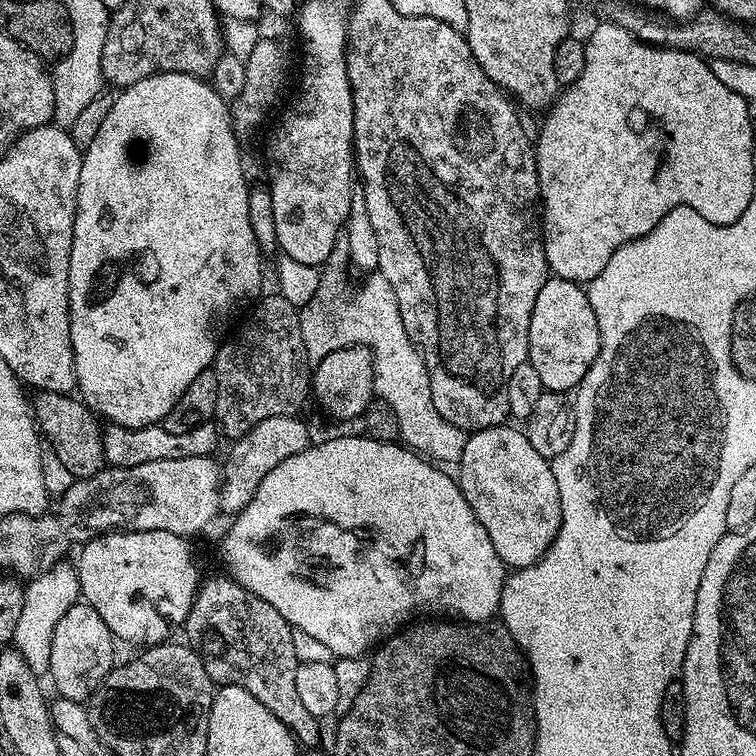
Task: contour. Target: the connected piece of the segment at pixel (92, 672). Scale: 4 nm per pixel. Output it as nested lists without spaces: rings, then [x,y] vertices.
[[[83,602],[70,606],[70,610],[66,610],[66,614],[62,614],[61,620],[54,626],[50,642],[50,666],[46,672],[52,675],[55,695],[65,700],[87,701],[111,674],[115,649],[116,640],[110,626],[102,622],[98,610]]]

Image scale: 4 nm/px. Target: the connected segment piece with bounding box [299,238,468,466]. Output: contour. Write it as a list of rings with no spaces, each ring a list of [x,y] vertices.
[[[341,238],[337,240],[328,263],[323,265],[316,297],[305,308],[299,309],[302,342],[308,351],[309,361],[326,358],[326,354],[339,348],[364,345],[372,355],[372,391],[387,402],[390,410],[394,410],[400,427],[400,440],[412,451],[433,462],[455,465],[462,458],[468,436],[434,410],[428,371],[410,334],[406,334],[406,326],[402,326],[402,314],[398,314],[398,302],[394,290],[390,290],[390,282],[386,282],[380,271],[373,271],[351,296],[344,289],[344,271],[349,271],[349,268],[348,242]]]

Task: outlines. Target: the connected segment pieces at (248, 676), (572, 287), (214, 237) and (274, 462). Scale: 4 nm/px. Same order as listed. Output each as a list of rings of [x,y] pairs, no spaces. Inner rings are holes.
[[[227,574],[207,577],[196,590],[182,631],[188,647],[202,658],[213,685],[242,686],[282,721],[301,745],[319,742],[321,721],[302,706],[294,683],[301,662],[294,652],[293,627],[270,602],[262,602]]]
[[[561,276],[549,278],[542,290],[538,290],[528,335],[527,363],[532,364],[538,378],[542,378],[544,391],[568,394],[579,388],[594,358],[598,358],[599,349],[598,318],[594,318],[587,291],[573,280],[563,280]]]
[[[159,72],[150,78],[134,82],[134,86],[123,89],[113,99],[110,114],[106,114],[98,134],[94,134],[94,142],[90,142],[90,146],[82,152],[68,275],[68,317],[76,375],[75,391],[79,399],[83,400],[97,417],[127,428],[141,428],[147,424],[160,424],[164,421],[166,414],[170,414],[174,402],[182,398],[186,386],[190,386],[190,382],[194,382],[198,374],[213,367],[216,349],[222,343],[220,331],[223,330],[228,315],[243,300],[251,301],[262,288],[262,253],[250,226],[250,181],[244,177],[244,164],[240,161],[241,141],[232,129],[229,105],[226,100],[224,104],[223,98],[208,83],[207,79],[181,72]]]
[[[299,415],[266,418],[266,422],[258,422],[244,436],[237,436],[231,441],[232,449],[228,457],[222,460],[222,479],[220,481],[220,512],[235,514],[248,504],[258,488],[258,482],[278,466],[286,458],[298,454],[309,447],[308,428],[300,421]]]

